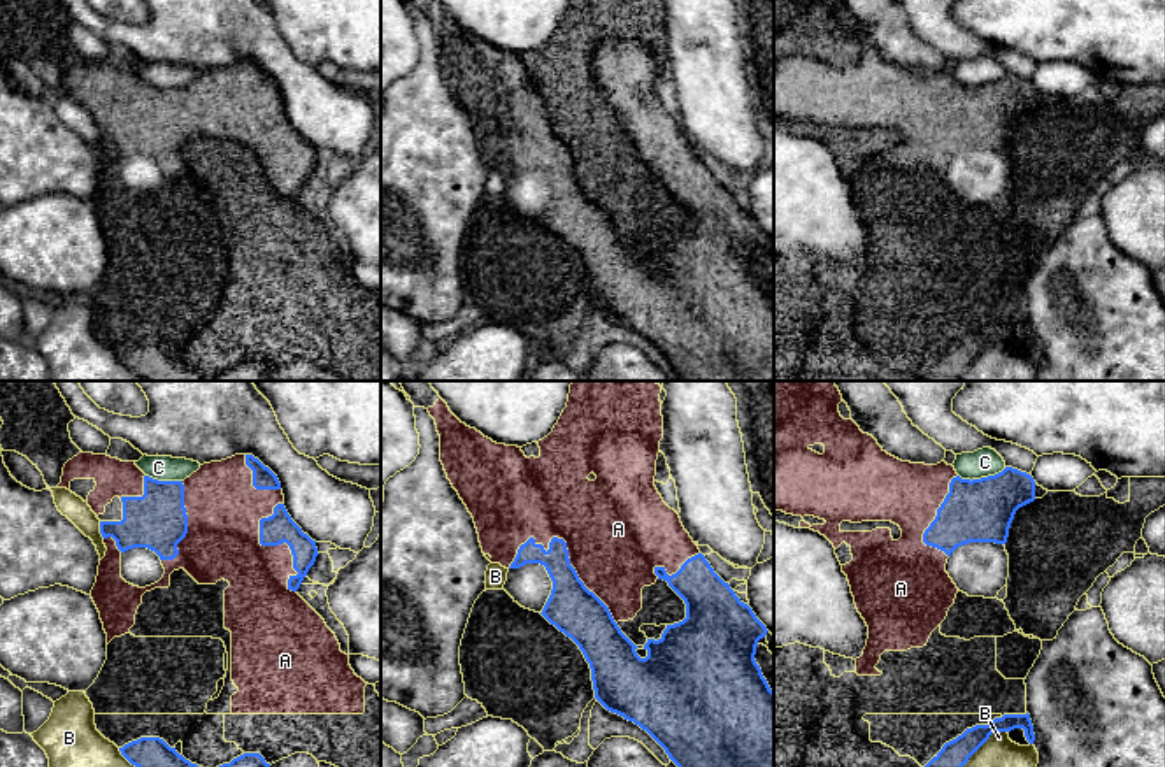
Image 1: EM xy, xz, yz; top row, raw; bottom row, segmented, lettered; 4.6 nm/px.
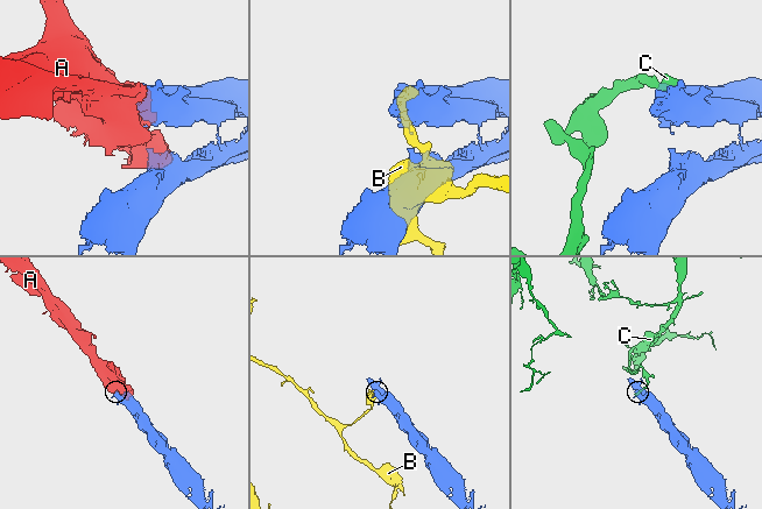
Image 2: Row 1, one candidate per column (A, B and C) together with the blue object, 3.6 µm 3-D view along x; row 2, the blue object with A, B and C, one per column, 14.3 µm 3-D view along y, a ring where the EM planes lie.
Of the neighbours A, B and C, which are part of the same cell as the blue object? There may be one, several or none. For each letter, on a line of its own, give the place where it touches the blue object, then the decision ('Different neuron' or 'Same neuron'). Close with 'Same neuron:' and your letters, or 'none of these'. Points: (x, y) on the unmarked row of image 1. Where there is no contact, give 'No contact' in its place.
A: Touches blue at xz (567, 164). Same neuron
B: Touches blue at xy (100, 137). Different neuron
C: Touches blue at yz (981, 85). Different neuron
Same neuron: A

